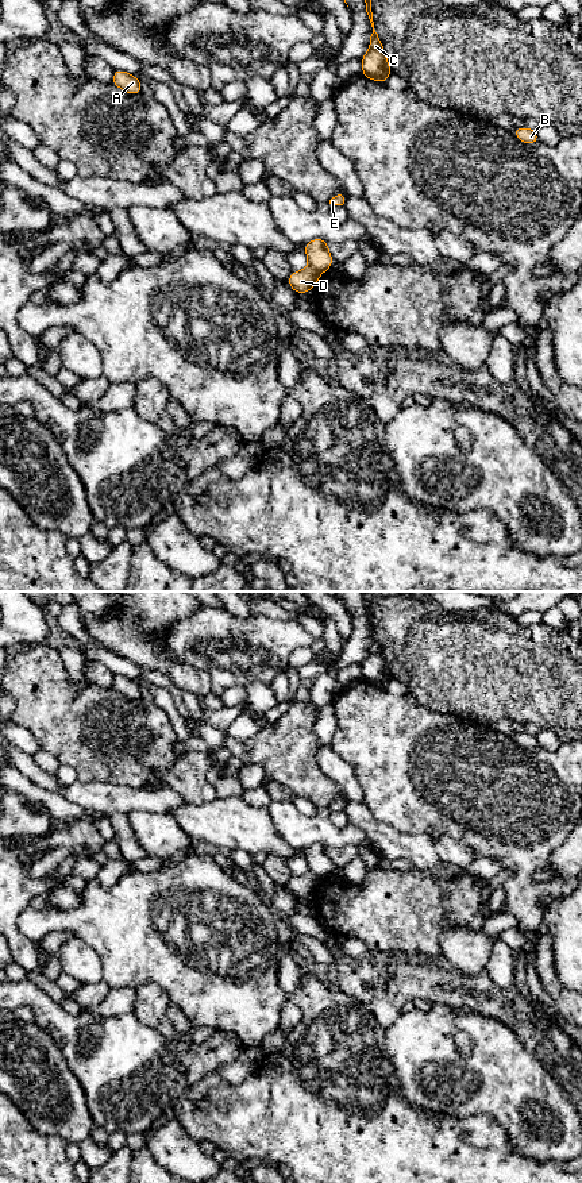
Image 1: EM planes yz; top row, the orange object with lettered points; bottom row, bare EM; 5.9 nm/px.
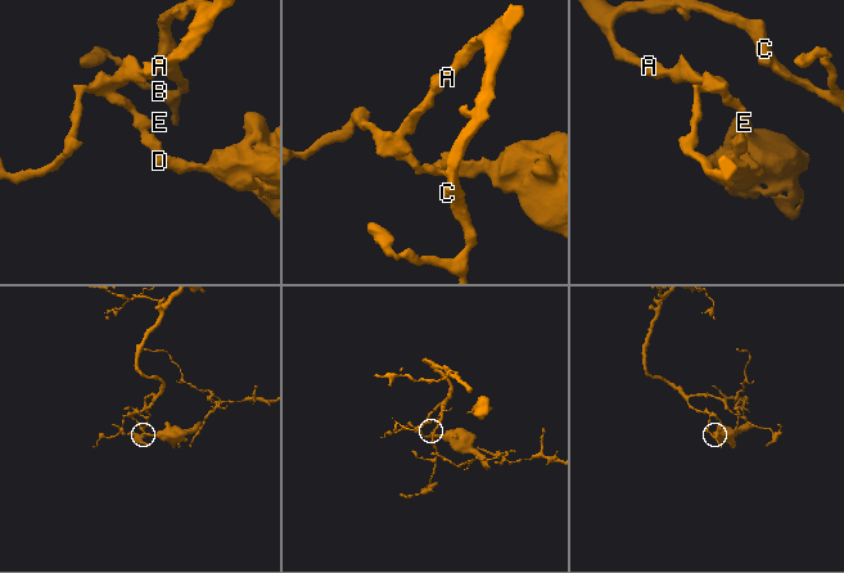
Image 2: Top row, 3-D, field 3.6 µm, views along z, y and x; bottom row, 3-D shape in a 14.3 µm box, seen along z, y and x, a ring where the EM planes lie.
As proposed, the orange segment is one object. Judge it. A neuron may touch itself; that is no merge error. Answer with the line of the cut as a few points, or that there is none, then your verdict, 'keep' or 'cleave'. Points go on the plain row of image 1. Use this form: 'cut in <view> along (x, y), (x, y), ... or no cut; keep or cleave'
cut in yz along (309, 870), (320, 877); cleave

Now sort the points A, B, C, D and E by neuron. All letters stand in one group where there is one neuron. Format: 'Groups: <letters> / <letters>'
Groups: A B C E / D

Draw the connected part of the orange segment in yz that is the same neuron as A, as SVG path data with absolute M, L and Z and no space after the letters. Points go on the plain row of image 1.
M117 674L113 675L112 689L123 694L128 700L138 700L142 697L142 693L143 693L143 690L136 682L134 682L132 679L127 677L117 675Z

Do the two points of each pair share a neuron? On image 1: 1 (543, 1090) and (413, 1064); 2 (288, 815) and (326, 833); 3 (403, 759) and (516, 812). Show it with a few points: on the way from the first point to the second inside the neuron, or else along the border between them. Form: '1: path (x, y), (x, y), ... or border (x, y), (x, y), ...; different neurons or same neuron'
1: path (511, 1085), (501, 1079), (457, 1079), (446, 1074); same neuron
2: path (297, 824), (304, 831), (316, 831); same neuron
3: path (431, 773), (465, 779), (488, 793); same neuron

